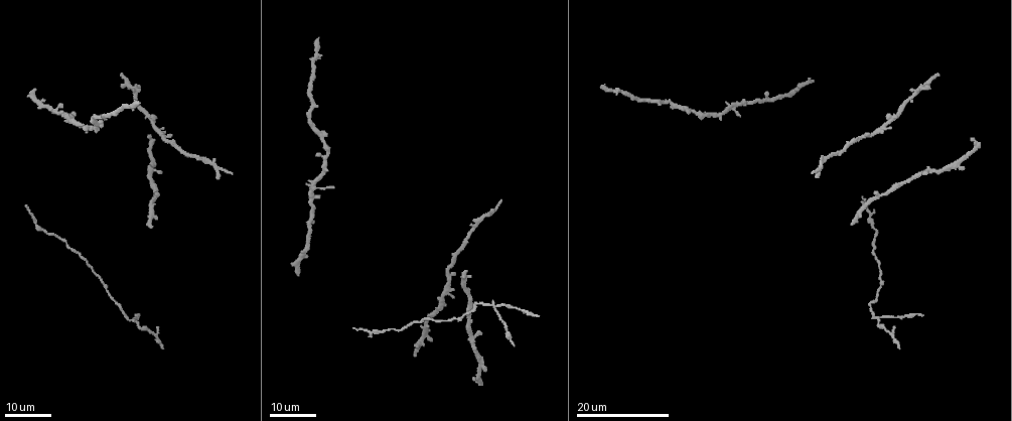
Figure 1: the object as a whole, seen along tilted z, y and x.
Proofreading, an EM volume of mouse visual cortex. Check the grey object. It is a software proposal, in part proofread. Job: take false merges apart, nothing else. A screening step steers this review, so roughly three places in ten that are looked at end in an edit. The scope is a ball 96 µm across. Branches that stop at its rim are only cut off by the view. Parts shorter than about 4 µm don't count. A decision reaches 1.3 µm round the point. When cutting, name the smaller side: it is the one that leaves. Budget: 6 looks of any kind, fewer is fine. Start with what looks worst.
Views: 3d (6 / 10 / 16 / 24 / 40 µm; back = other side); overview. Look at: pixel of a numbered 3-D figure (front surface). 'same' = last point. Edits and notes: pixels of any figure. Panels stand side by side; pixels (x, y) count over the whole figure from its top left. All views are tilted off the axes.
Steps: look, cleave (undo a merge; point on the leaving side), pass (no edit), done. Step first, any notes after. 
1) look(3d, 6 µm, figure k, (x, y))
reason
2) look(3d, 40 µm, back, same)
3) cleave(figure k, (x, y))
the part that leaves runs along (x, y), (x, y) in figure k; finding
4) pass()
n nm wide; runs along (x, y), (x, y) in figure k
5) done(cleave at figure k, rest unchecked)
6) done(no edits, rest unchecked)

look(3d, 24 µm, figure 1, (877, 316))
four or more arms meet

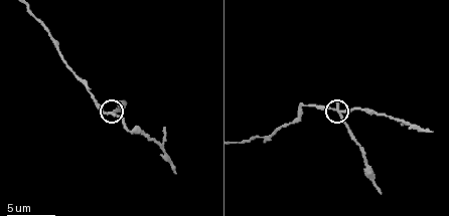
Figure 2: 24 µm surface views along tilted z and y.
look(3d, 10 µm, figure 2, (341, 113))

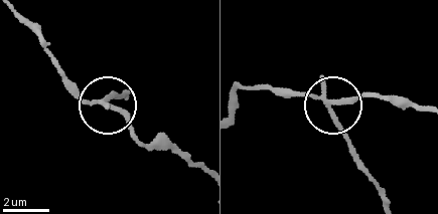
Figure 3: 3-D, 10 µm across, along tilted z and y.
cleave(figure 3, (131, 125))
side arm 11 µm; the part that leaves runs along (102, 100), (83, 99), (43, 39), (14, 9) in figure 3; a second neuron is stuck on

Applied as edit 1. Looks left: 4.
look(3d, 16 µm, figure 1, (735, 107))
looks like a crossing

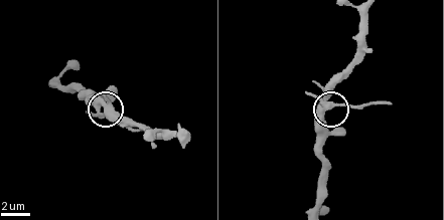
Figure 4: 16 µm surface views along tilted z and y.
look(3d, 6 µm, figure 4, (331, 102))

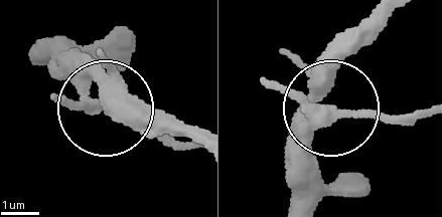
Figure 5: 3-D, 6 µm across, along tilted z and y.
cleave(figure 5, (364, 116))
the part that leaves runs along (318, 129), (356, 113), (420, 113) in figure 5; two neurons meet here

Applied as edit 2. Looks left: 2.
done(cleave at figure 3, cleave at figure 5, rest unchecked)

